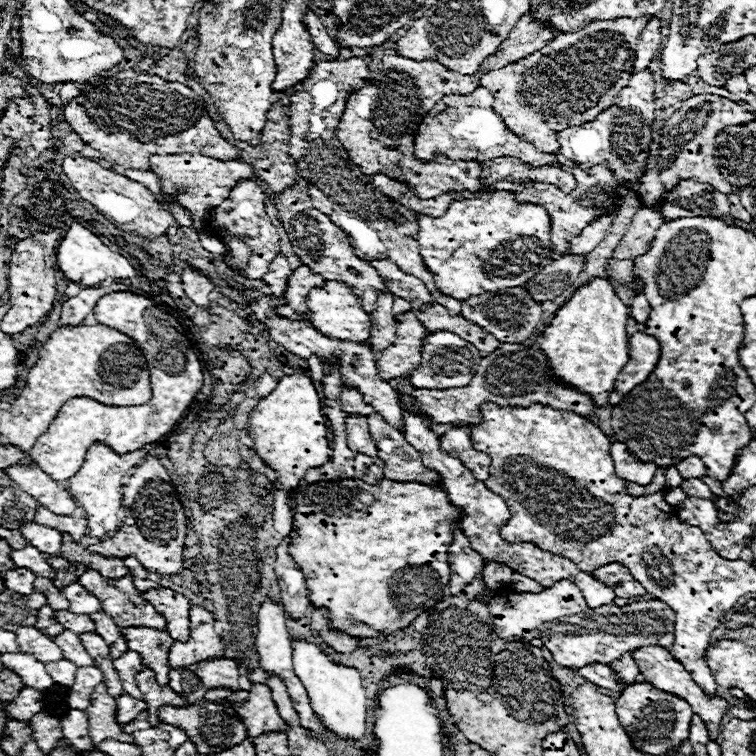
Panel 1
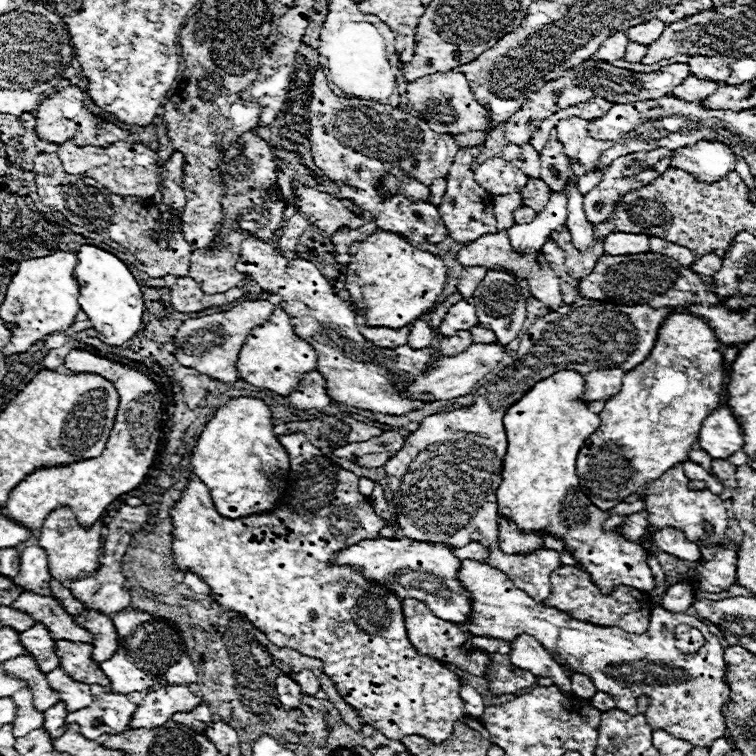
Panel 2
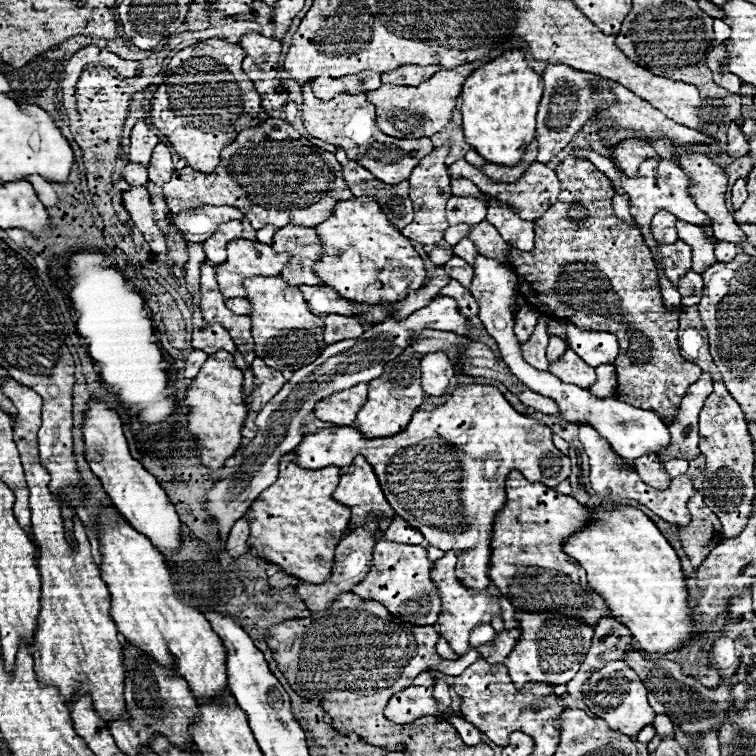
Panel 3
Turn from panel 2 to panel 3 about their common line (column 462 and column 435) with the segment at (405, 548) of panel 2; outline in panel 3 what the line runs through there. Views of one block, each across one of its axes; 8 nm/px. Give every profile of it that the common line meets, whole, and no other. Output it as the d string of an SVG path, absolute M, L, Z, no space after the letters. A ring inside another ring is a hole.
M380 540L374 546L372 568L368 576L356 584L356 590L352 590L352 594L362 600L376 600L384 604L384 608L402 622L436 624L440 614L440 596L434 582L430 580L430 568L432 562L428 560L422 546Z

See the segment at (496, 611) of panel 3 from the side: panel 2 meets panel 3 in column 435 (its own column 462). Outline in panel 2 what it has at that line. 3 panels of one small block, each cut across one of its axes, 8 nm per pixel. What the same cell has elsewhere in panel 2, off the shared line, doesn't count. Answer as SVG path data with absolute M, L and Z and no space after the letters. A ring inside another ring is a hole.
M462 560L458 580L468 588L474 602L468 624L462 624L472 636L494 636L512 642L520 634L530 634L562 664L570 666L570 670L590 676L598 690L612 694L618 702L616 708L630 716L636 714L638 696L648 694L652 704L646 712L646 720L652 730L664 728L672 732L672 736L680 736L696 746L708 746L712 740L724 736L726 720L722 710L730 698L730 686L724 682L724 648L698 618L654 608L648 630L644 634L628 634L616 626L596 626L570 618L566 612L540 602L536 604L526 592L516 588L504 572L488 564ZM676 624L698 628L704 634L704 646L692 654L678 650L674 646Z

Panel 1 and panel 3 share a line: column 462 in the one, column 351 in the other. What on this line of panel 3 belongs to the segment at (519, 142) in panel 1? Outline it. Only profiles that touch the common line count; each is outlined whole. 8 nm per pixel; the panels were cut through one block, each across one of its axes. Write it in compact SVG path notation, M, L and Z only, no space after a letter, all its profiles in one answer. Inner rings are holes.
M312 82L302 84L302 122L314 138L346 150L350 160L362 164L386 184L398 184L402 180L408 180L410 172L418 166L418 162L434 148L430 138L396 140L382 134L376 126L374 106L368 104L364 94L340 94L332 100L320 100L312 92Z

